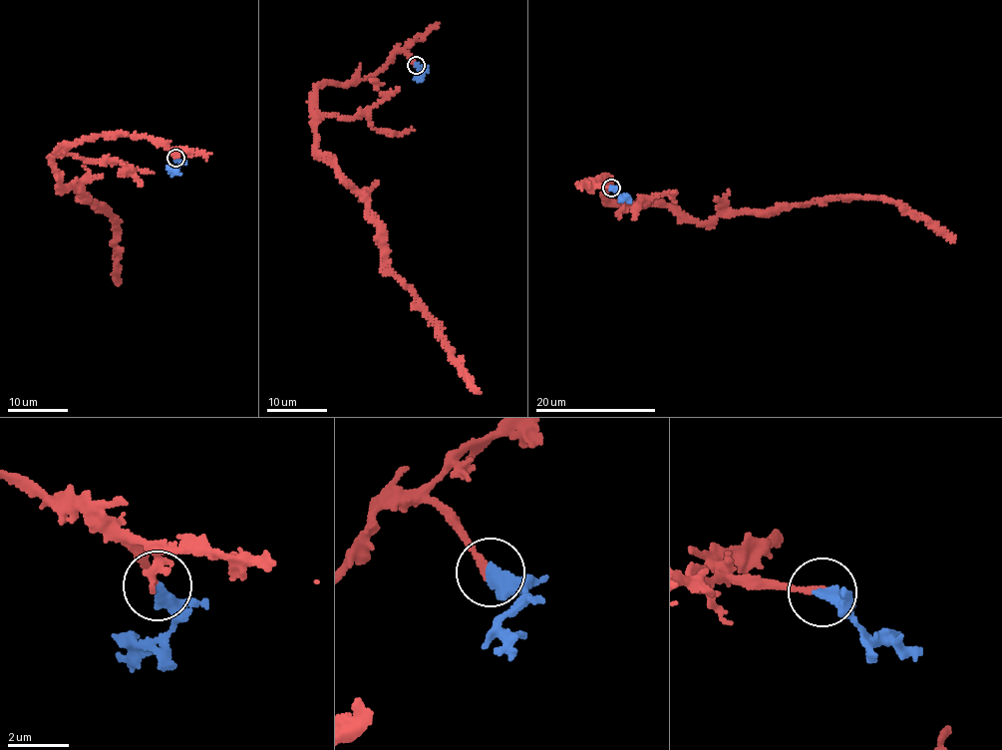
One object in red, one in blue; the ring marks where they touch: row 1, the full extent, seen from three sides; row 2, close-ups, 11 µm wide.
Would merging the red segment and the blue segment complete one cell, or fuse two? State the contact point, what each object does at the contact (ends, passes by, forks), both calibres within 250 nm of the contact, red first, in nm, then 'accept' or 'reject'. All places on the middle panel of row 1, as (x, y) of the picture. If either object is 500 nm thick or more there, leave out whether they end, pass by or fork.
place (416, 65); red ends; blue ends; calibres 200 and 480 nm; accept

